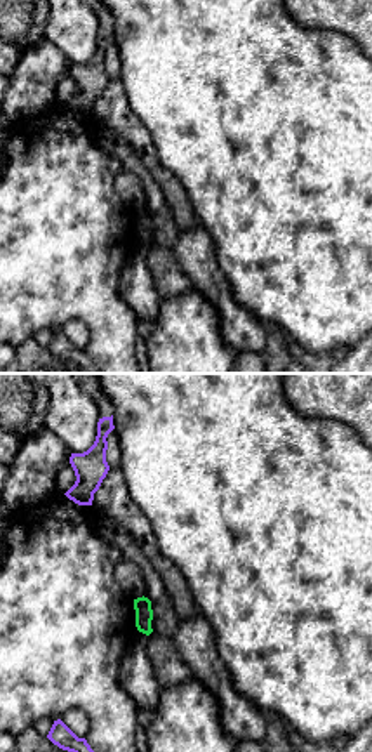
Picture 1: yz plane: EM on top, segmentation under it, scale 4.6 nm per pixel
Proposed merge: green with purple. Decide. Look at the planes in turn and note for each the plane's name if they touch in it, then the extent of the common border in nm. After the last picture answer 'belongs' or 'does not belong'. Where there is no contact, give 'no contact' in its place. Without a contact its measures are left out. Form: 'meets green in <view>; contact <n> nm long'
no contact

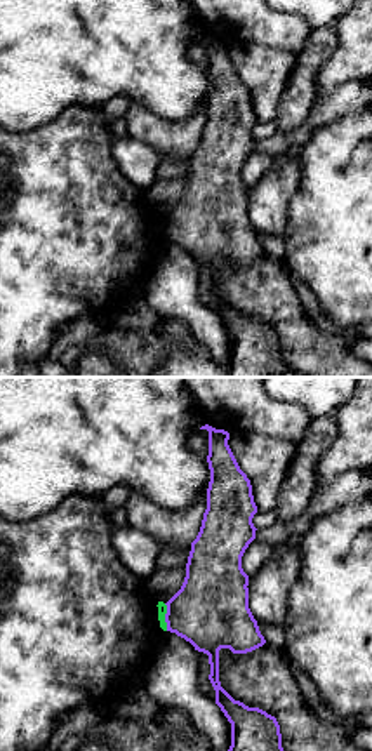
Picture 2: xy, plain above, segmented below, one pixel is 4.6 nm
meets green in xy; contact 130 nm long

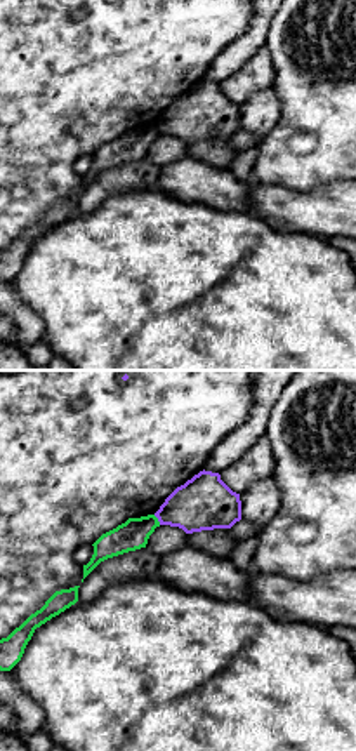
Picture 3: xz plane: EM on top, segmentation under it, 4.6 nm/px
meets green in xz; contact 60 nm long

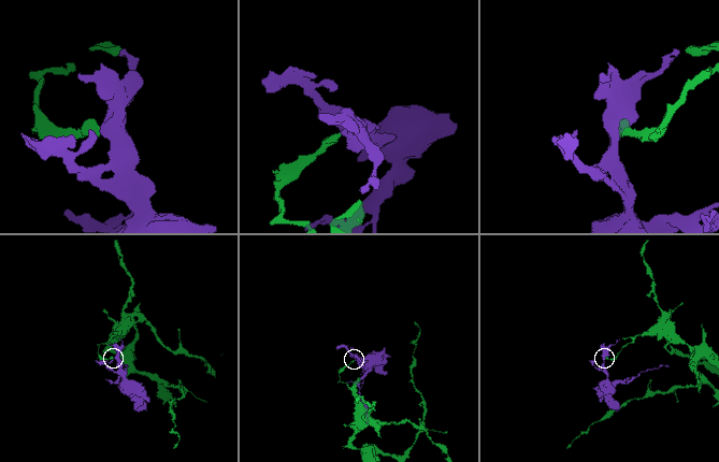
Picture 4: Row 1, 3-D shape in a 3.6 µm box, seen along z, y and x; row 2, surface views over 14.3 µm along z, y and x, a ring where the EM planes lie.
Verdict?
does not belong

